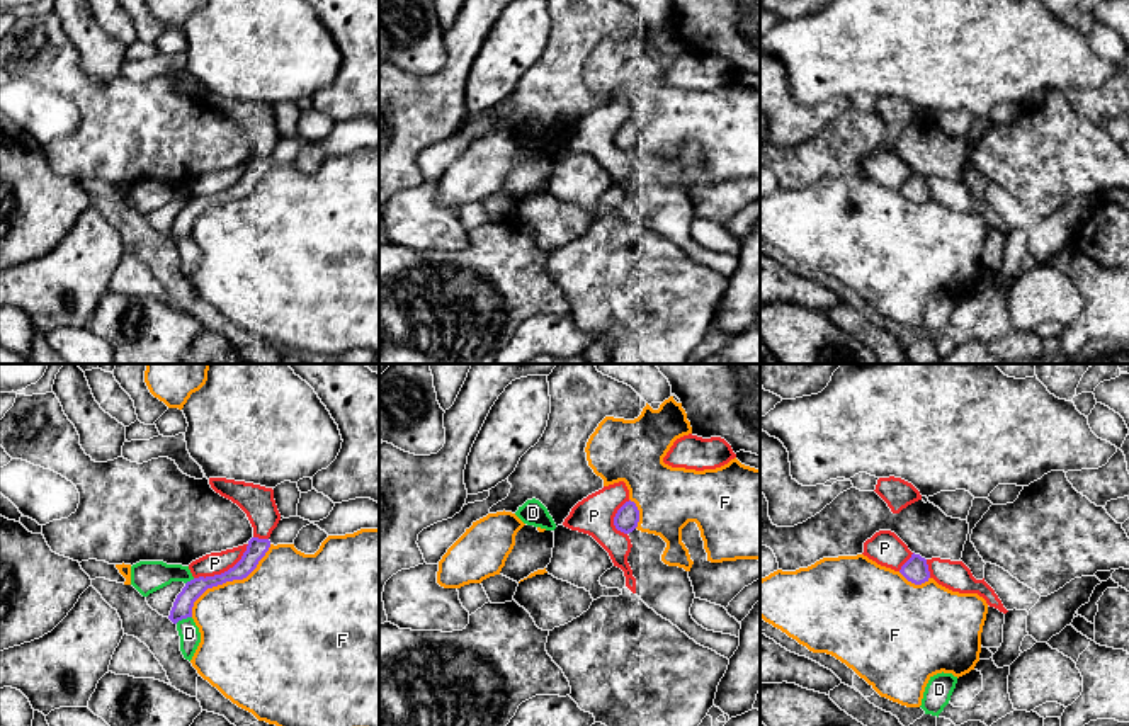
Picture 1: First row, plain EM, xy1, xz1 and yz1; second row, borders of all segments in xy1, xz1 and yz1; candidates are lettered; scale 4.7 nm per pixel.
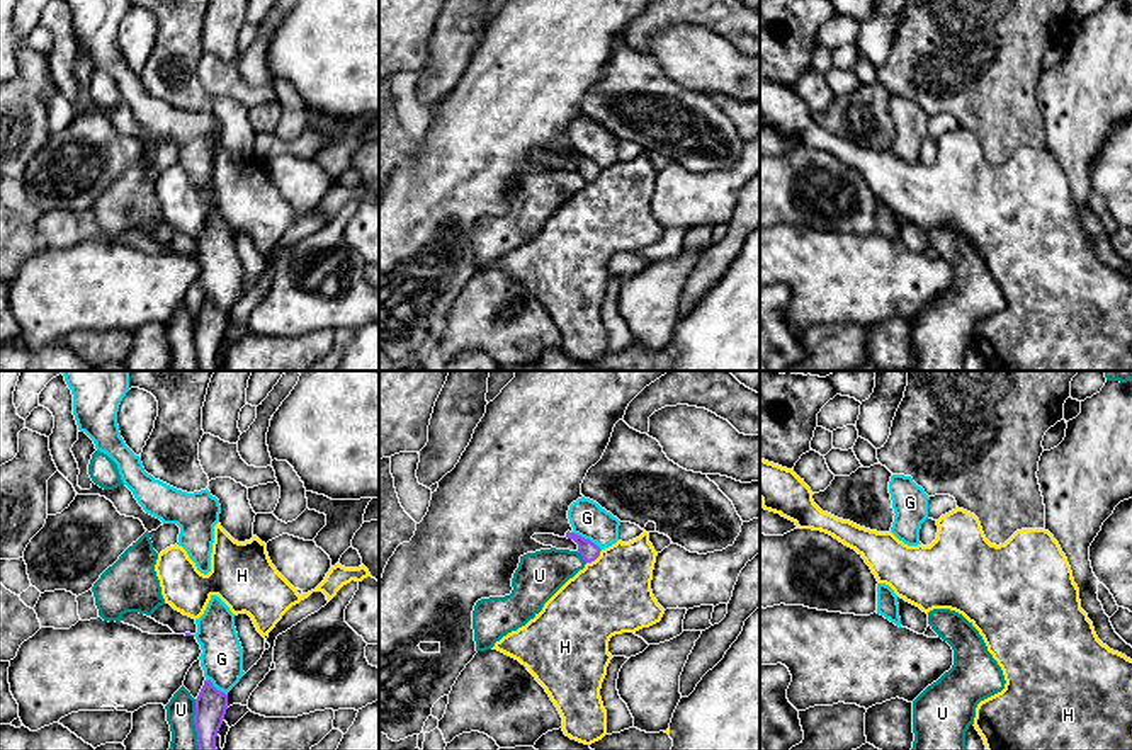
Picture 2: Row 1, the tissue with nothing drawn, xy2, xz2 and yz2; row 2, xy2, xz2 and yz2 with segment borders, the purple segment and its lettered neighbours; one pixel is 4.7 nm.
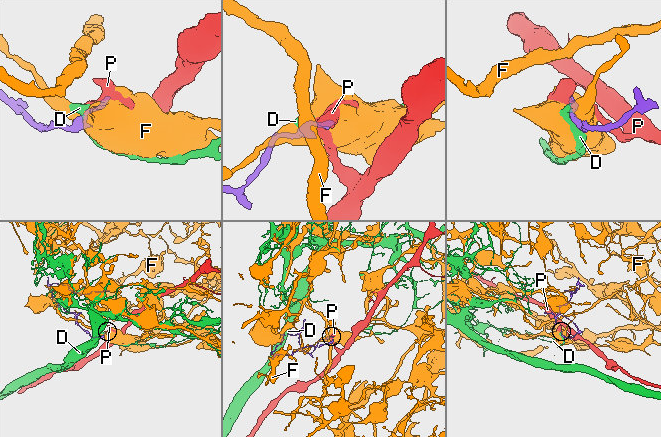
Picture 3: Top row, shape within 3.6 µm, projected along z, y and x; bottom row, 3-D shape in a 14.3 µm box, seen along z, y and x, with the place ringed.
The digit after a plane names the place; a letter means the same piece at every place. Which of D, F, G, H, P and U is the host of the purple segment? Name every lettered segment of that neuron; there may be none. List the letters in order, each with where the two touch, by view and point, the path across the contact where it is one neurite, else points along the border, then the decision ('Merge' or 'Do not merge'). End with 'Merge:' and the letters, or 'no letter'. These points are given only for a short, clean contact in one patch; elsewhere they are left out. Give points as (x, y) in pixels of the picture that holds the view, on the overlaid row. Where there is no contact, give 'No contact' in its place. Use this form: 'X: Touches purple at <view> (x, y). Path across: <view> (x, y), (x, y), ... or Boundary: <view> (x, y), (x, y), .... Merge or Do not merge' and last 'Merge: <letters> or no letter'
D: Touches purple at xy1 (182, 618). Boundary: xy1 (191, 616), (175, 623). Do not merge
F: Touches purple at xy1 (228, 580). Do not merge
G: Touches purple at xz2 (587, 539). Do not merge
H: Touches purple at xz2 (595, 558). Do not merge
P: Touches purple at xy1 (225, 572). Do not merge
U: Touches purple at xy2 (194, 723). Do not merge
Merge: no letter

